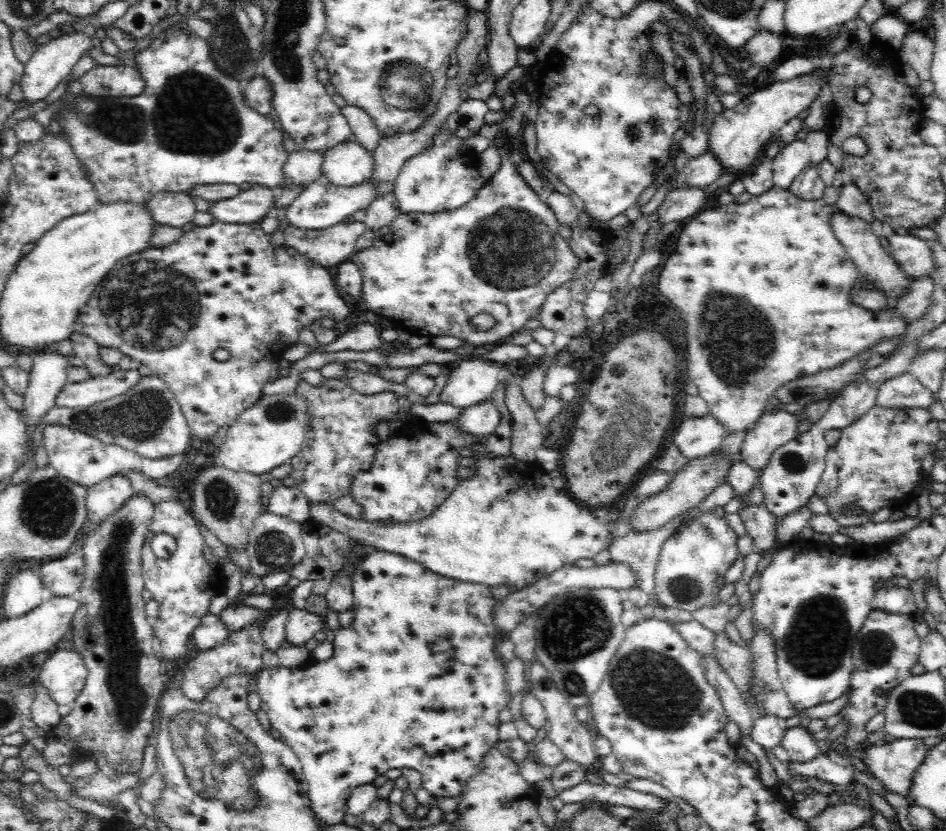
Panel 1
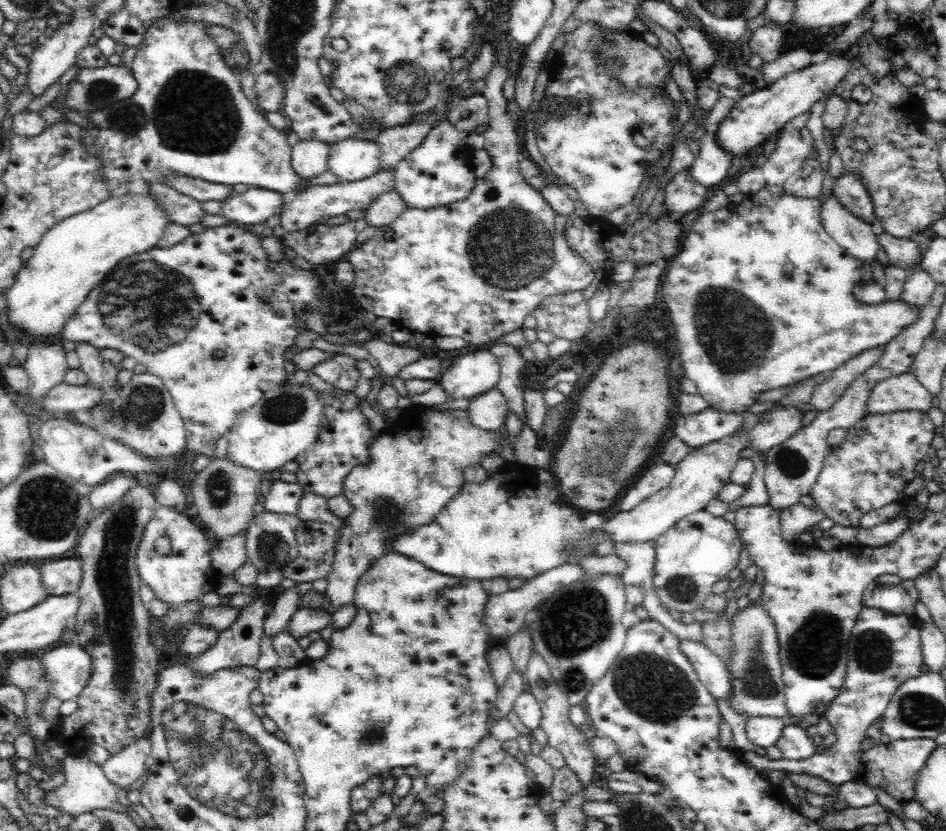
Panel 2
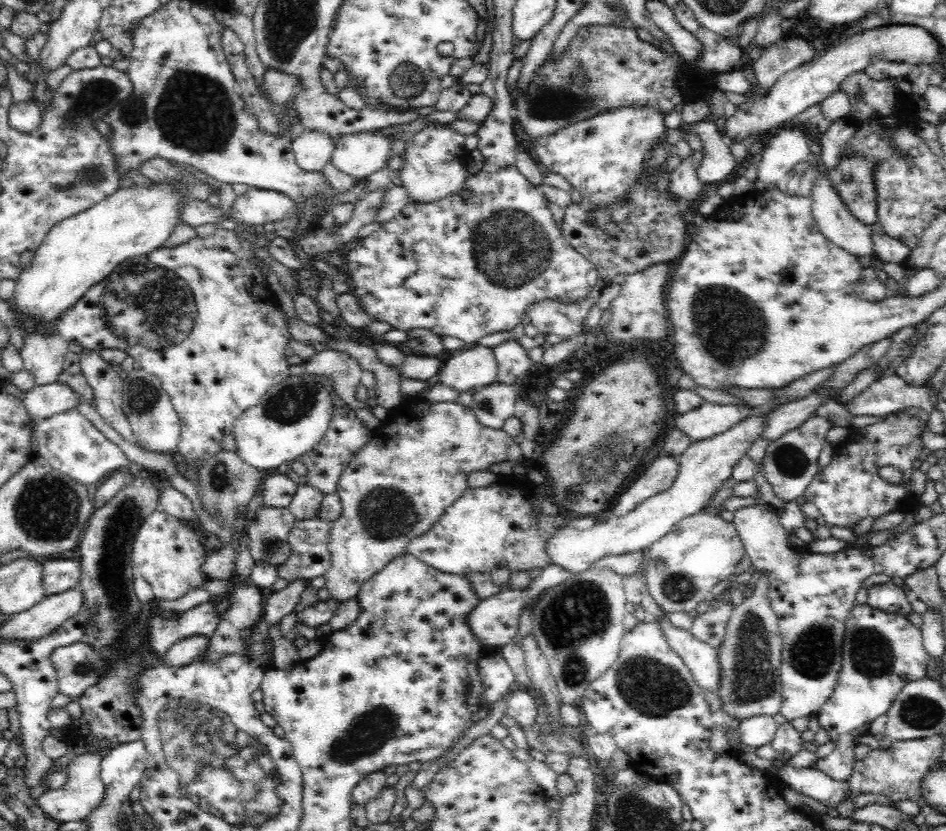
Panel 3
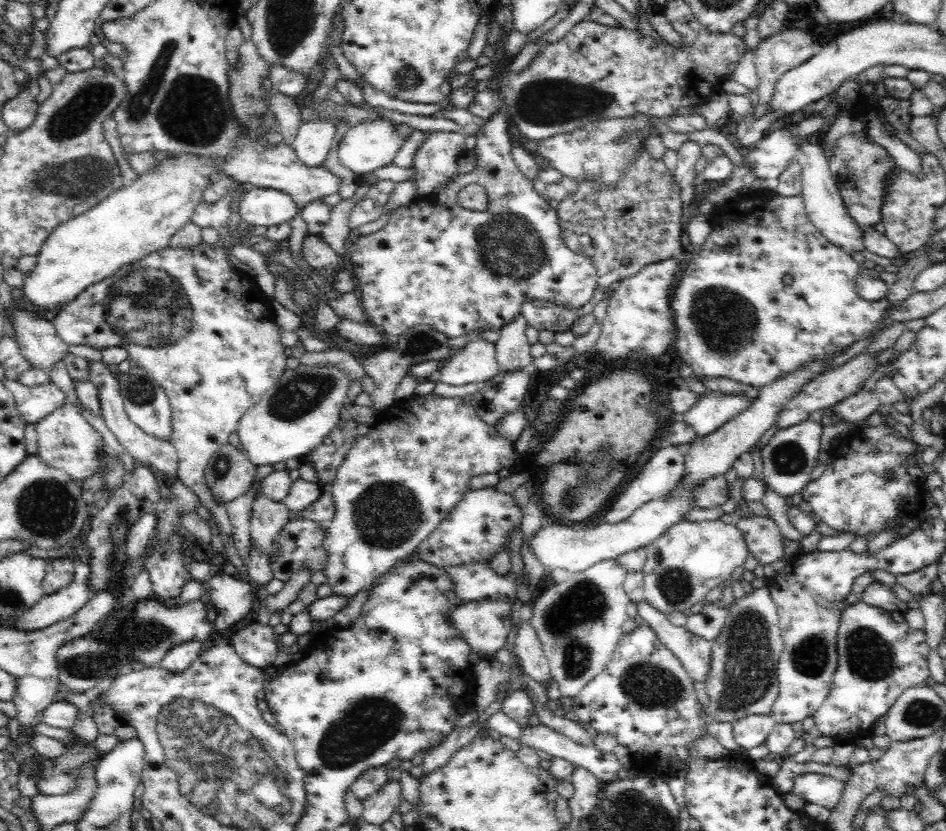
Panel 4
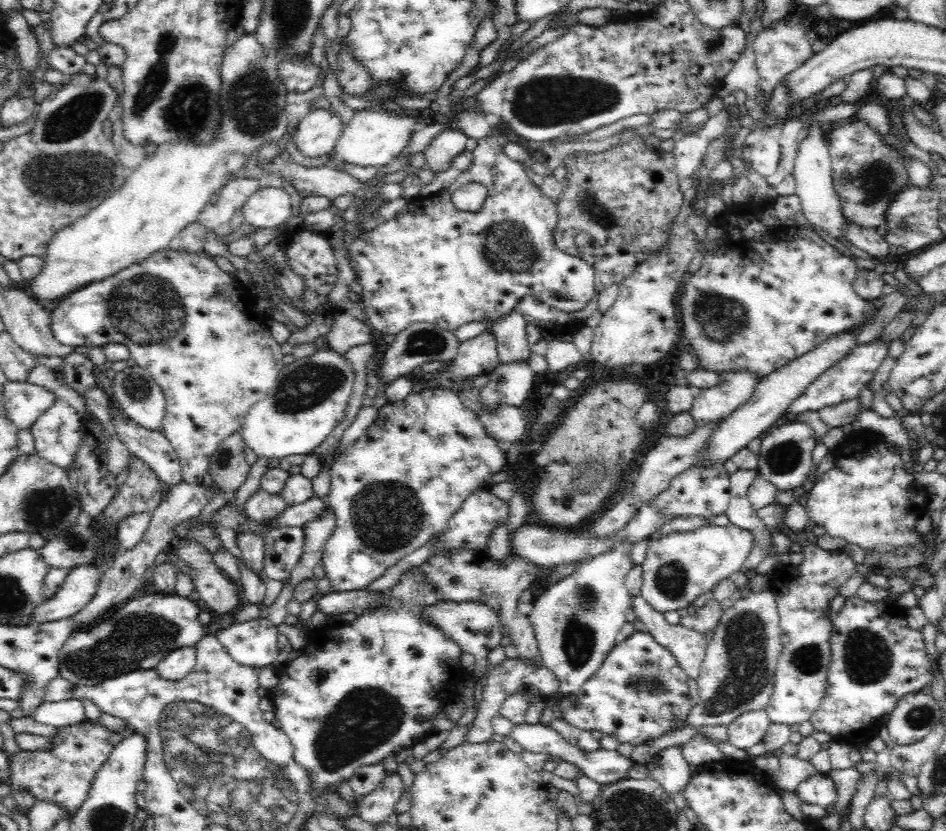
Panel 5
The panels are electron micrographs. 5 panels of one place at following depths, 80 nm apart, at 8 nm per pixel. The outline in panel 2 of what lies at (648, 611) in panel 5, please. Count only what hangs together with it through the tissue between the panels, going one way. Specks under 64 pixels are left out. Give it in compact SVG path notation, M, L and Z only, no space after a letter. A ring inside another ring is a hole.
M678 638L678 648L690 661L694 673L704 688L716 699L726 698L730 692L730 675L726 663L704 643Z

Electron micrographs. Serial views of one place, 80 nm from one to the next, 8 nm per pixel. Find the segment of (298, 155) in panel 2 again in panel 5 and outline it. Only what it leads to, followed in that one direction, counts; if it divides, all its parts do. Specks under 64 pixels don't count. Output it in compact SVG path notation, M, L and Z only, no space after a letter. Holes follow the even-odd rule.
M314 108L297 125L296 146L308 158L316 158L335 150L344 125L340 115L331 108Z

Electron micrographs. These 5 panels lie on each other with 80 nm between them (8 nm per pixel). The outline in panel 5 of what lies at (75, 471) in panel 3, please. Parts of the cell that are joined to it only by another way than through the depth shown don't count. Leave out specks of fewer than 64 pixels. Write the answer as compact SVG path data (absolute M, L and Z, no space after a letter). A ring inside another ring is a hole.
M55 398L54 404L40 417L34 420L29 429L34 439L34 452L44 460L62 469L72 467L75 462L76 448L82 444L80 437L80 418L76 410L68 405L62 398Z

